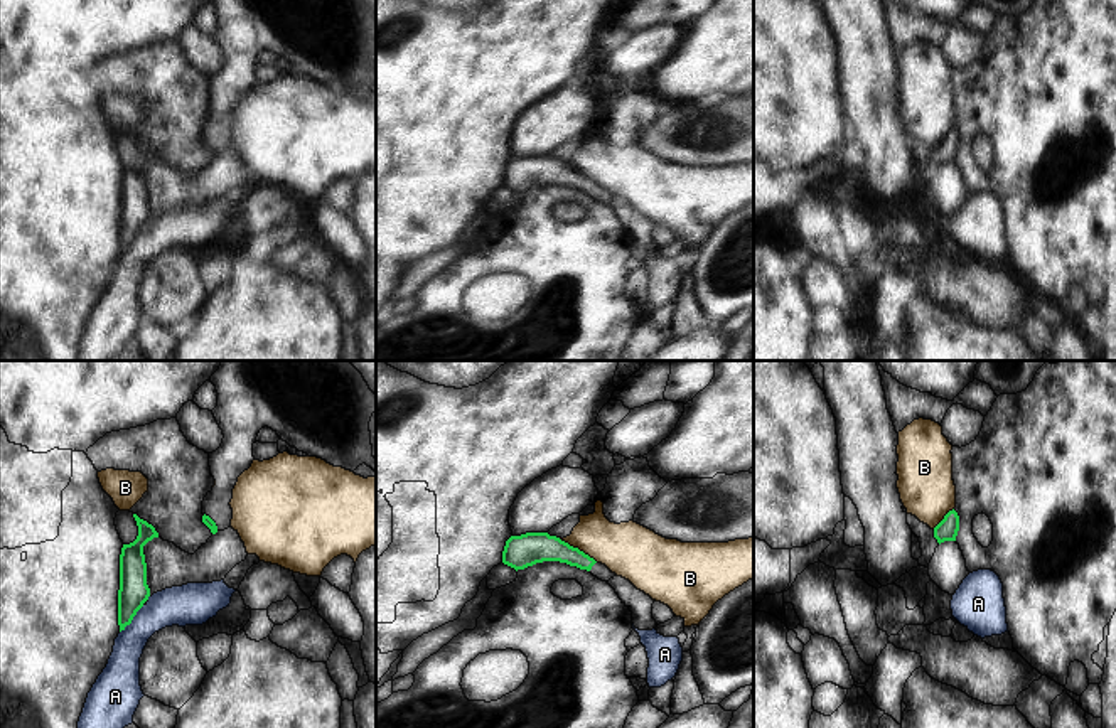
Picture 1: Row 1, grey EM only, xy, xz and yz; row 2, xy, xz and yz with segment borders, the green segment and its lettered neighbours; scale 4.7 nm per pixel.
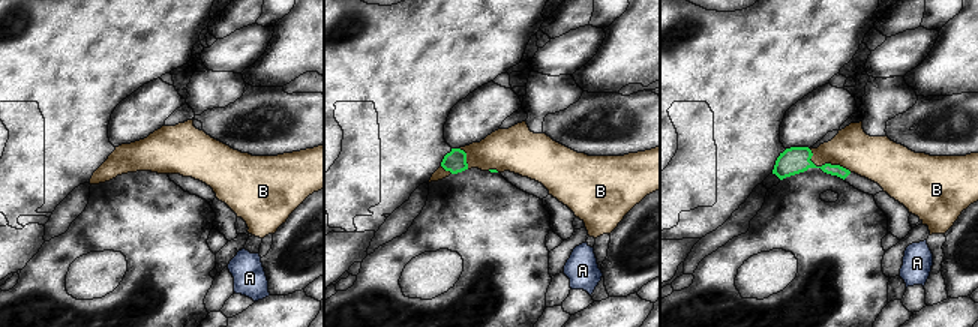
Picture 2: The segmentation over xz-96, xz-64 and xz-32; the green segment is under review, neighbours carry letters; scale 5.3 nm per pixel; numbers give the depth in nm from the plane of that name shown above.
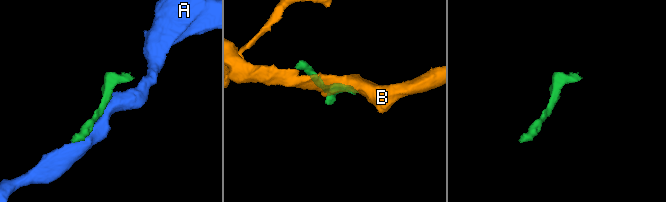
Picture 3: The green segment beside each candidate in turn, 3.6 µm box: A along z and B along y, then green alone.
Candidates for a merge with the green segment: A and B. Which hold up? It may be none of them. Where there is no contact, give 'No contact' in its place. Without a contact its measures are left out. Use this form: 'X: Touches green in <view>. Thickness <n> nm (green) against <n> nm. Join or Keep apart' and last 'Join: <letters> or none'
A: Touches green in xy. Thickness 150 nm (green) against 190 nm. Keep apart
B: Touches green in xz. Thickness 160 nm (green) against 260 nm. Keep apart
Join: none

